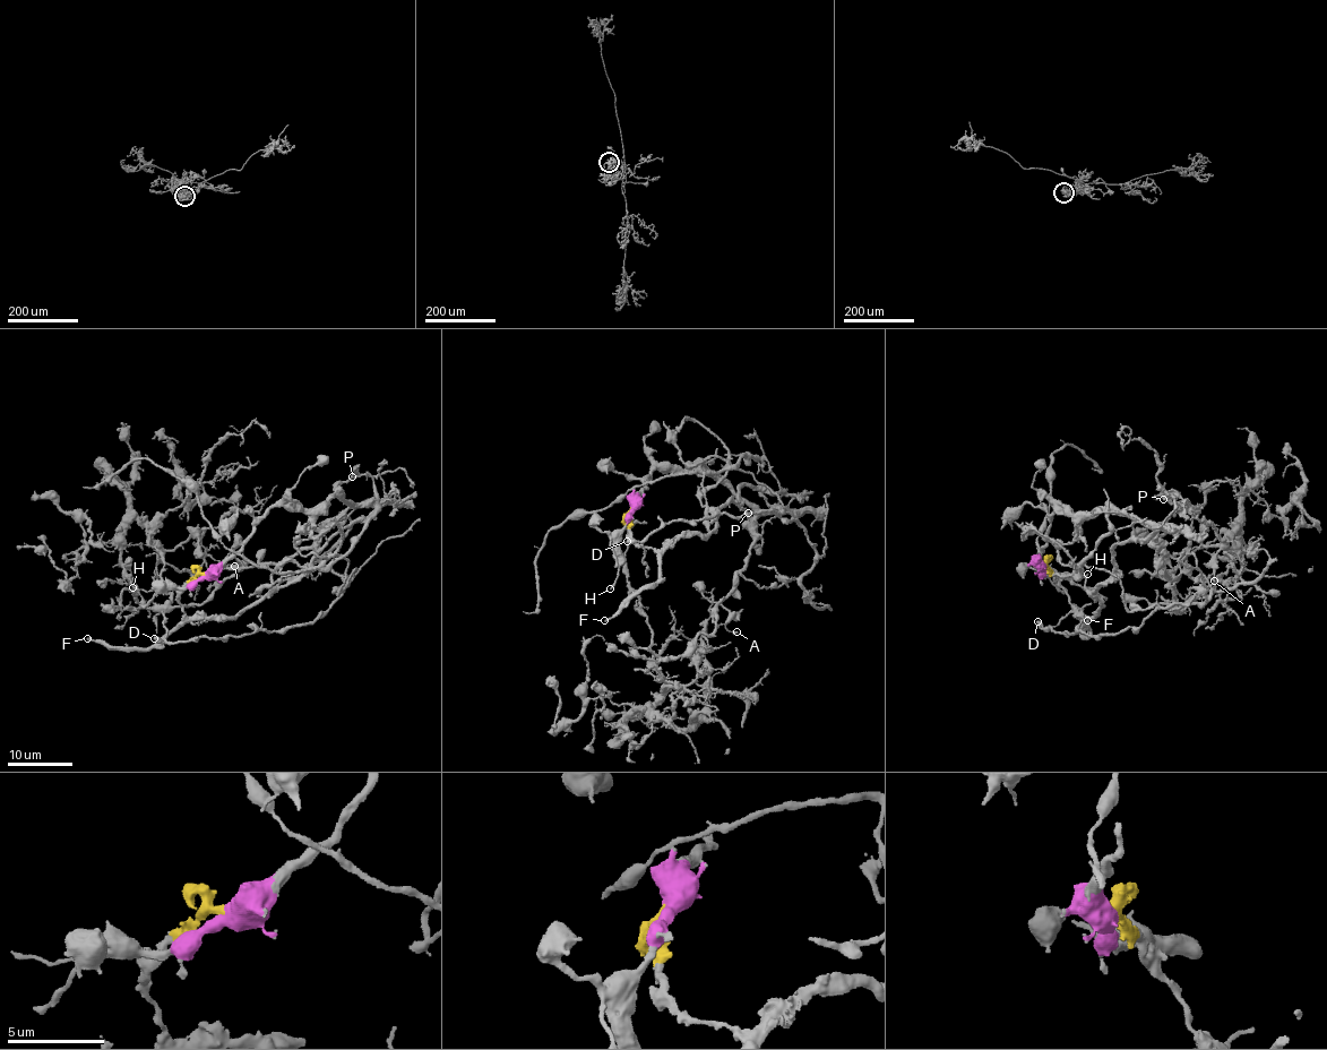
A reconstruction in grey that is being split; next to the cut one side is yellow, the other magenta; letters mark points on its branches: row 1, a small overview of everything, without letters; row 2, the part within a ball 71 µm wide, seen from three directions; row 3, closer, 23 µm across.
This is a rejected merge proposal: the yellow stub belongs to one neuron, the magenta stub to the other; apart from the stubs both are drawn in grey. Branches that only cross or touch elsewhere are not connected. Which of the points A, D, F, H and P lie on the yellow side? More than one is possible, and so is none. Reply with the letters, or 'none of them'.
D, F, P

